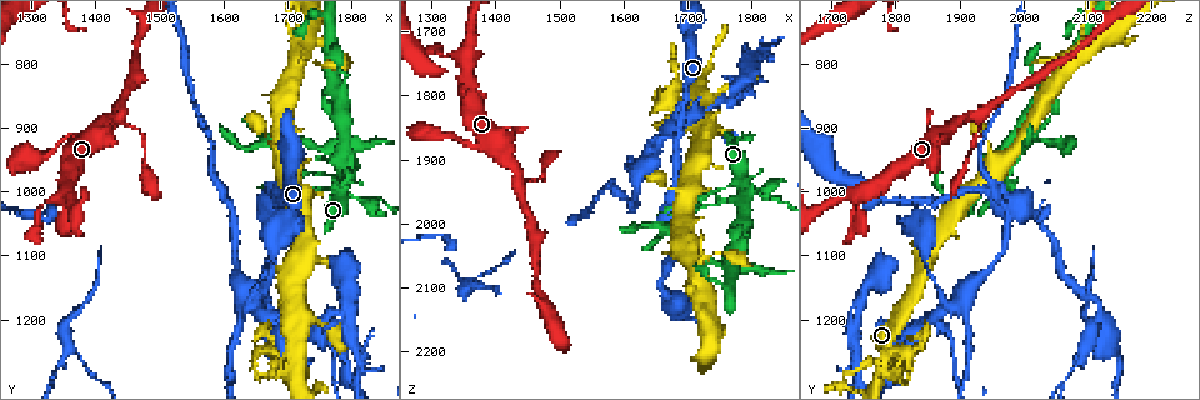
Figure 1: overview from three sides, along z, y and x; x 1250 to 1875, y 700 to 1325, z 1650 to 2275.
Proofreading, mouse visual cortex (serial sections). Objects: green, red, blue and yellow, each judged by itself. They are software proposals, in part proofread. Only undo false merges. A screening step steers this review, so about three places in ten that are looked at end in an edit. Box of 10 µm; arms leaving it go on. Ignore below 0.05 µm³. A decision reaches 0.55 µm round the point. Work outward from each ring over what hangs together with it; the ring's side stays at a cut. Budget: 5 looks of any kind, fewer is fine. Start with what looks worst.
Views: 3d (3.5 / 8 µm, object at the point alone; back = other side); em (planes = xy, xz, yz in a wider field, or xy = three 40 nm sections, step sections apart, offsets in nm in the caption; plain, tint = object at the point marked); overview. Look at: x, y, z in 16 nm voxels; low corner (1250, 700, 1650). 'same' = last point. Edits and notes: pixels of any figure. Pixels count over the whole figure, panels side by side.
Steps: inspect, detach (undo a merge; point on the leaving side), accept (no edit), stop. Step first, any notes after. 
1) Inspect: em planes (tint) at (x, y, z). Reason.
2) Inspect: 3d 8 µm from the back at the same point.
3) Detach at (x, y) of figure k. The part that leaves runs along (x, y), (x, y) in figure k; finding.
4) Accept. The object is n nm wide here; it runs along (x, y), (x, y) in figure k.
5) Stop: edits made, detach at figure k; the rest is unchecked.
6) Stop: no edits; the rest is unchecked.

Inspect: 3d 3.5 µm at (1785, 990, 1950). Small branch off a trunk.

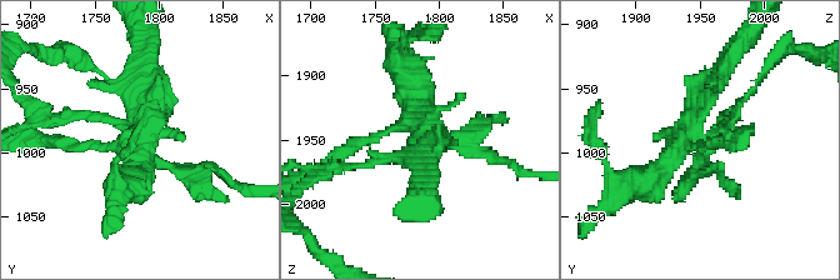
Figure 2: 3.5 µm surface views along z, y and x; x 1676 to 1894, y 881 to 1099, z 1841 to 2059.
Inspect: em xy step 1 (plain) at (1784, 992, 1948). Shape alone is not enough.

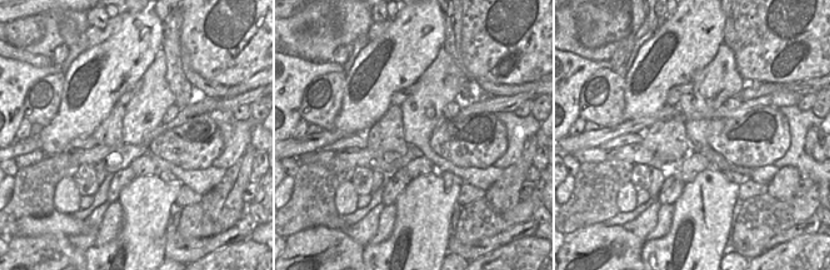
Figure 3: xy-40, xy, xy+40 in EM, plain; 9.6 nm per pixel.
Inspect: em xy step 1 (tint) at the same point.

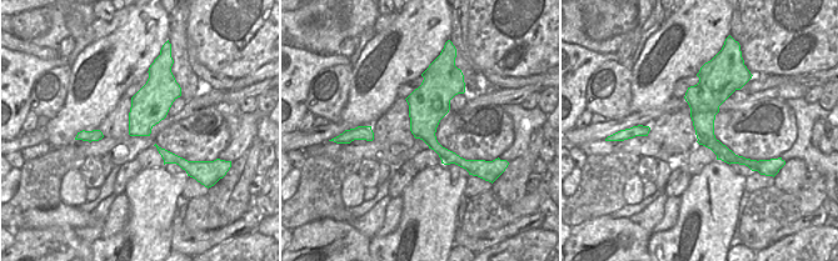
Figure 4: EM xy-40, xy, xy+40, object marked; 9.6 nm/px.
Detach at (473, 139) of figure 2. The object is 360 nm wide here; a border runs along (714, 136), (711, 139), (698, 139) in figure 4; two cells meet here.

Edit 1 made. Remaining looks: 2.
Inspect: 3d 3.5 µm from the back at (1700, 1035, 1835). Sudden change in width.

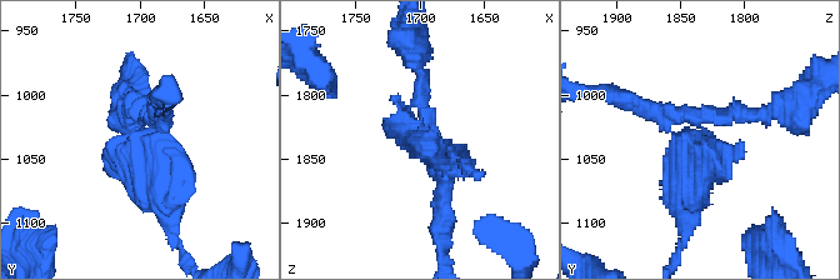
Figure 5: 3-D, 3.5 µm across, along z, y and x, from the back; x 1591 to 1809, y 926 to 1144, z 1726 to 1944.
Inspect: em xy step 5 (tint) at (1700, 1038, 1840).

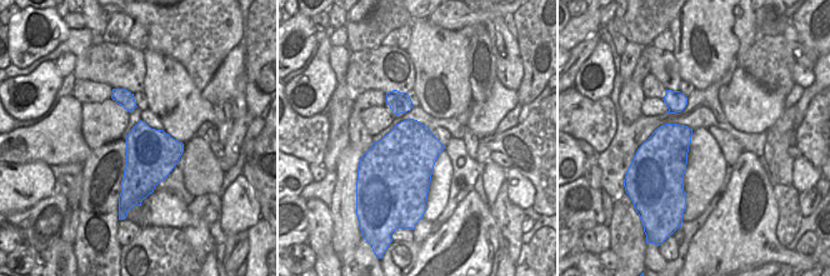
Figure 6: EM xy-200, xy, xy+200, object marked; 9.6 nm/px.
Detach at (700, 153) of figure 5. The part that leaves runs along (704, 128), (681, 243) in figure 5; two cells meet here.

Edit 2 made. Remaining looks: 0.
Stop: edits made, detach at figure 2, detach at figure 5; the rest is unchecked.

